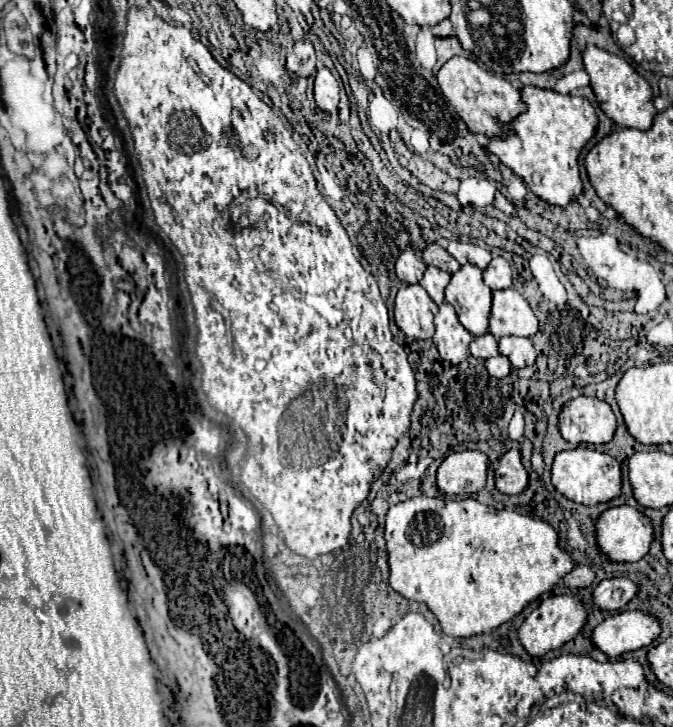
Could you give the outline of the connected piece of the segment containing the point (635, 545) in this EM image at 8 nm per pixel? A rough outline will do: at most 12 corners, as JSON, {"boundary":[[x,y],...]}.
{"boundary":[[610,507],[594,537],[614,563],[640,561],[652,521],[638,509]]}

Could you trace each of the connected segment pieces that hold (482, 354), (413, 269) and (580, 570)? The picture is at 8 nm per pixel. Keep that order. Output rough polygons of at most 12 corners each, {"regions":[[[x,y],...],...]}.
{"regions":[[[492,333],[474,337],[470,353],[480,361],[498,355]],[[412,249],[396,259],[396,277],[418,283],[426,271]],[[584,565],[564,575],[562,583],[570,589],[588,587],[594,571]]]}

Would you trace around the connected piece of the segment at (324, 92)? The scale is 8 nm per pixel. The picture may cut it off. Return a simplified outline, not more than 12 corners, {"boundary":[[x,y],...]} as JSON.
{"boundary":[[324,67],[314,79],[316,105],[338,109],[338,81]]}

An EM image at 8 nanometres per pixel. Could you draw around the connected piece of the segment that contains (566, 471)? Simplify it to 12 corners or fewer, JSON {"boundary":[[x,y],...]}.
{"boundary":[[596,449],[556,453],[554,489],[596,505],[620,495],[620,463]]}

